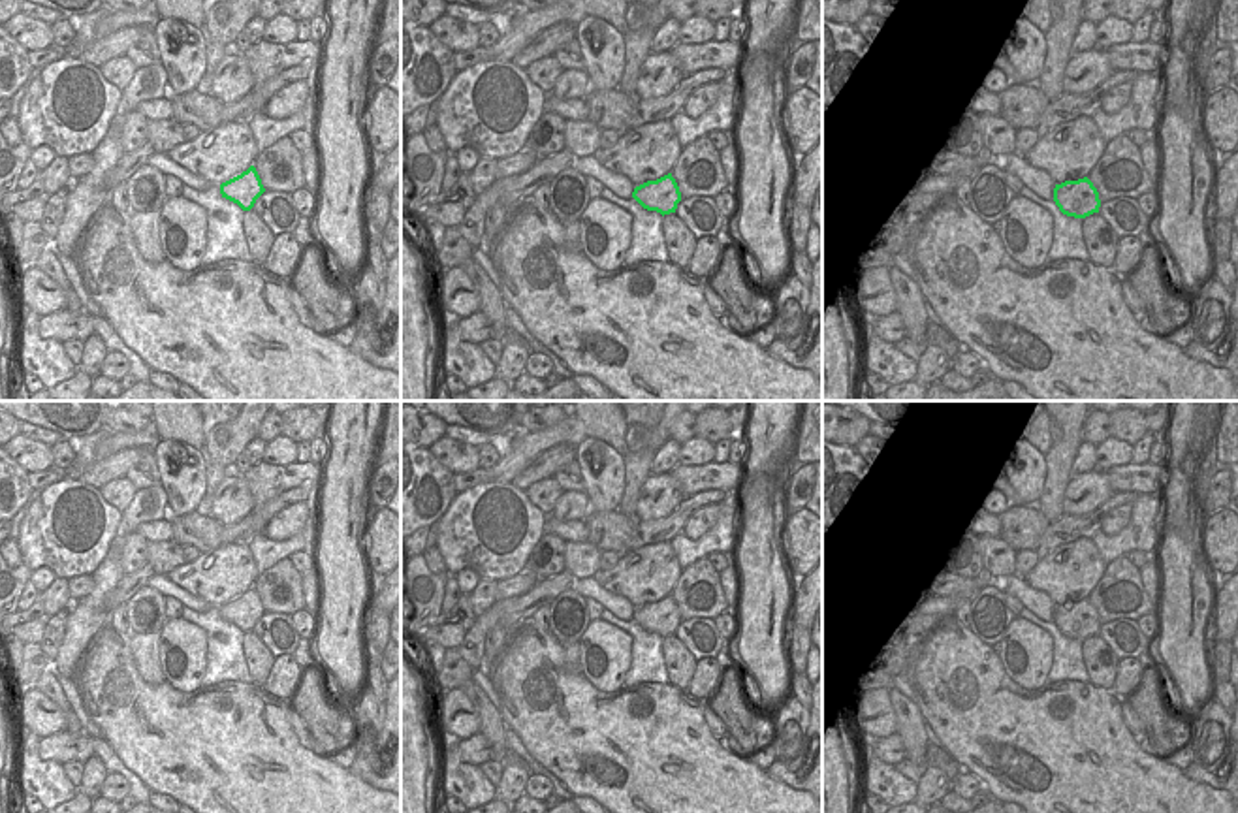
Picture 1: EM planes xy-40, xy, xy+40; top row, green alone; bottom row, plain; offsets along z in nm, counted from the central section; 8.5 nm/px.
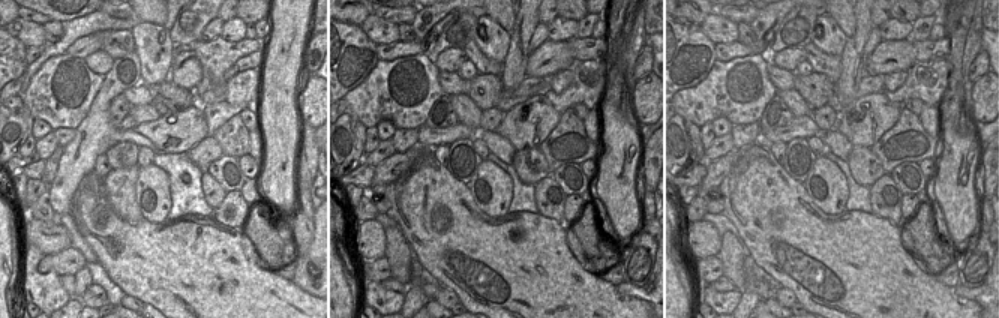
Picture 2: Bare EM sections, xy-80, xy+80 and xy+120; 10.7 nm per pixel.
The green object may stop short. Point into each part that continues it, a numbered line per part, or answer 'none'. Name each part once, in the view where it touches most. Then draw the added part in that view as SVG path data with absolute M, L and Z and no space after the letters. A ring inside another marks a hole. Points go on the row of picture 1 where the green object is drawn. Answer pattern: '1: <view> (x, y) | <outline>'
none

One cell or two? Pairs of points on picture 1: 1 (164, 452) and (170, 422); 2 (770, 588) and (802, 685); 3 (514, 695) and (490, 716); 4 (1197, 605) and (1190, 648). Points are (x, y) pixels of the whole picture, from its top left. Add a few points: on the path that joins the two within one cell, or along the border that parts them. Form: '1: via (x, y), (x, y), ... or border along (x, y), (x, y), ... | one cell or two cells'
1: border along (160, 439), (187, 443), (198, 450) | two cells
2: border along (789, 678), (791, 691) | two cells
3: border along (499, 712), (505, 721) | two cells
4: via (1190, 616), (1190, 637) | one cell

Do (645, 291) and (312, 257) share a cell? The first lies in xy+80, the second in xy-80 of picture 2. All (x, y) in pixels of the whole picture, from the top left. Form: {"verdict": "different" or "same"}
{"verdict": "same"}

